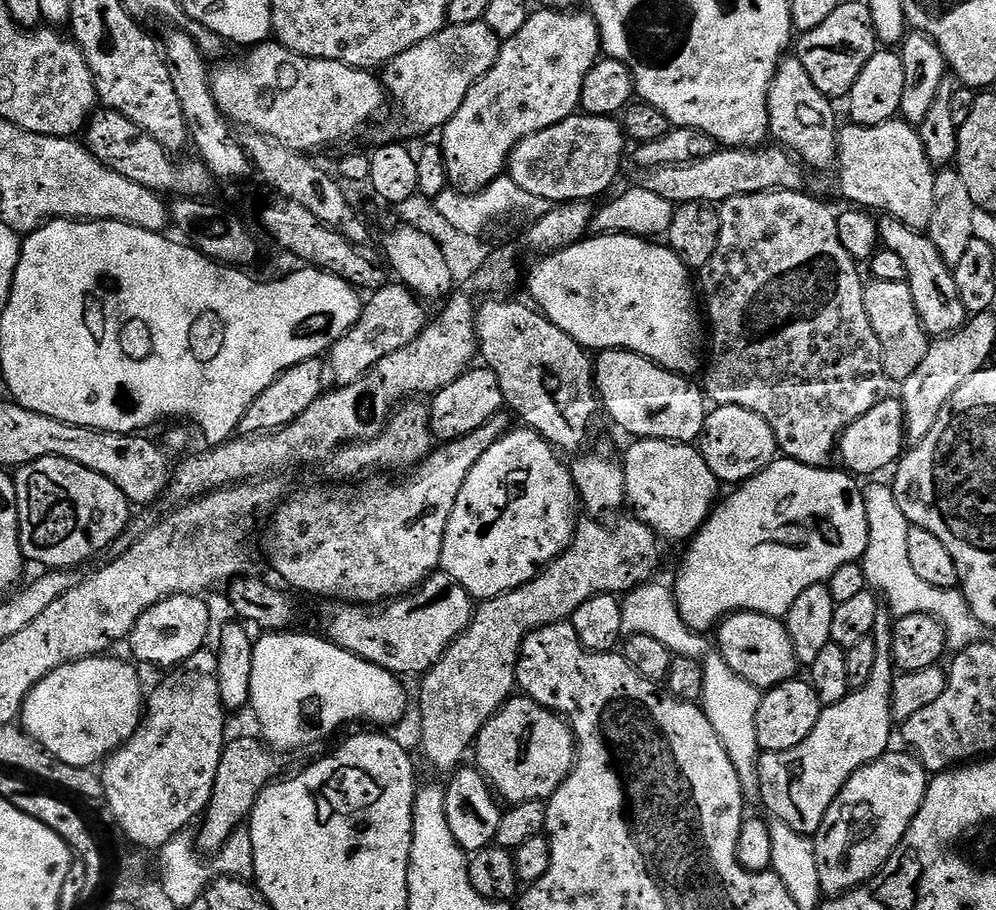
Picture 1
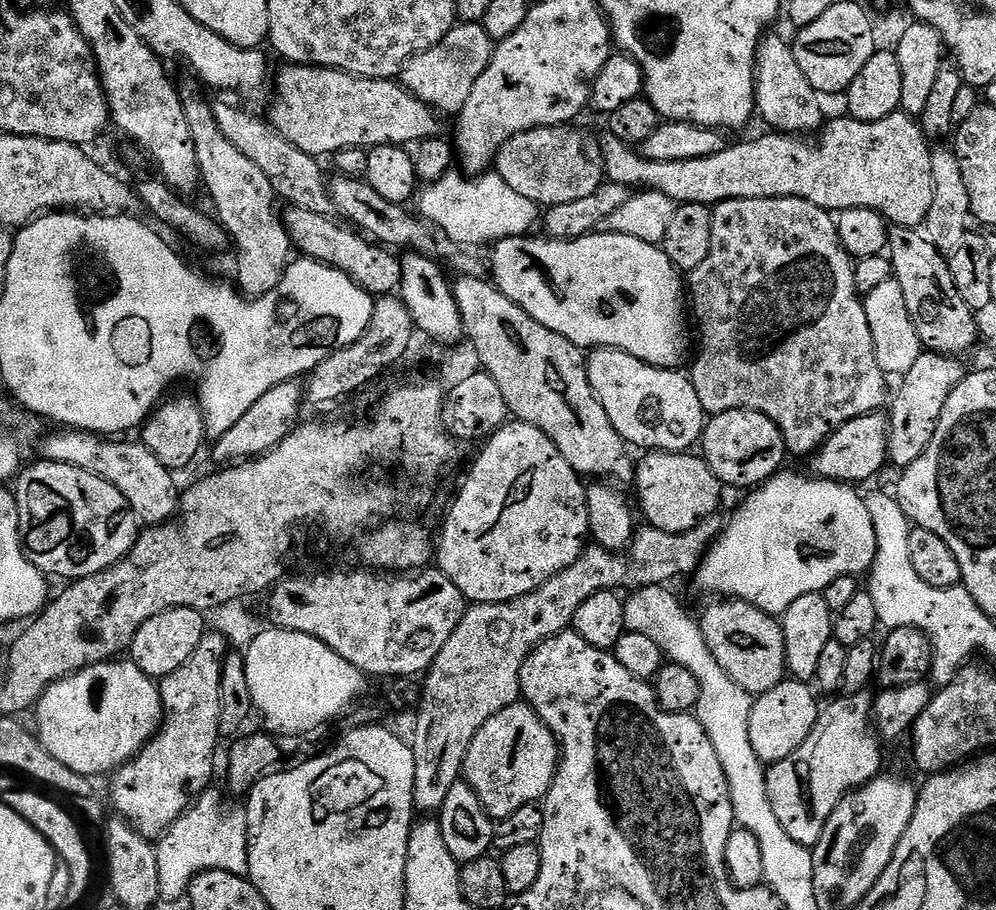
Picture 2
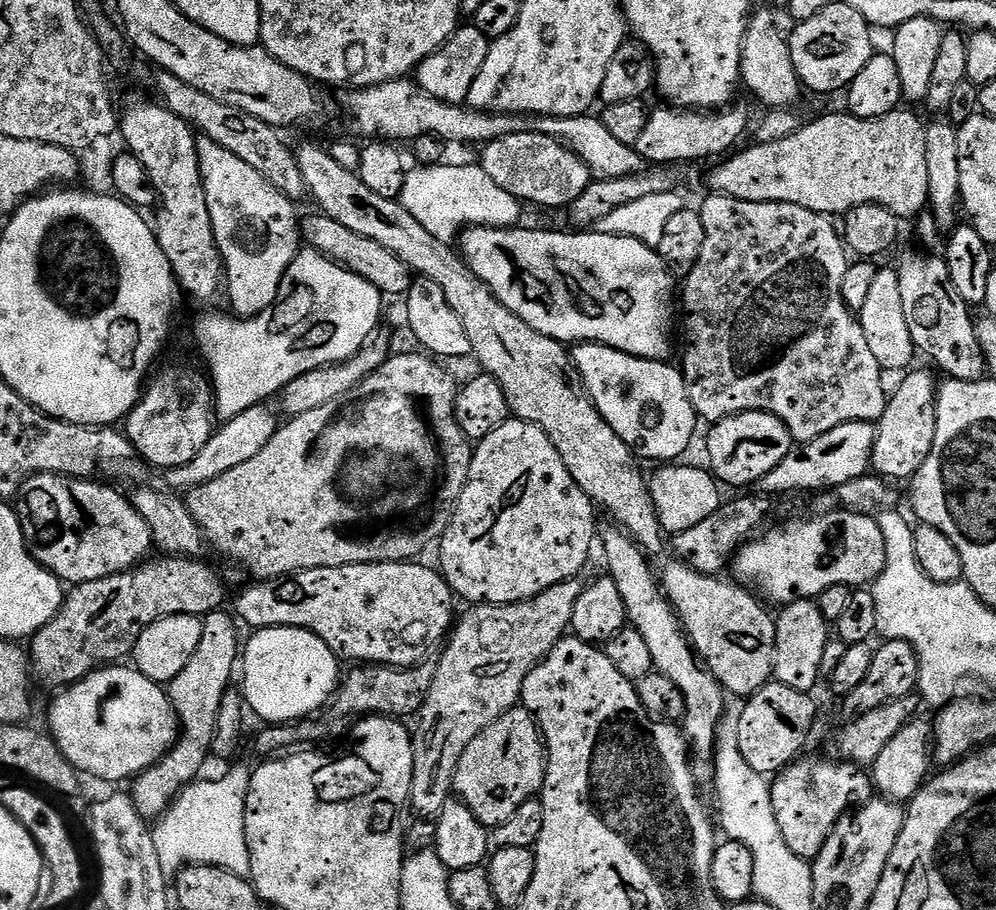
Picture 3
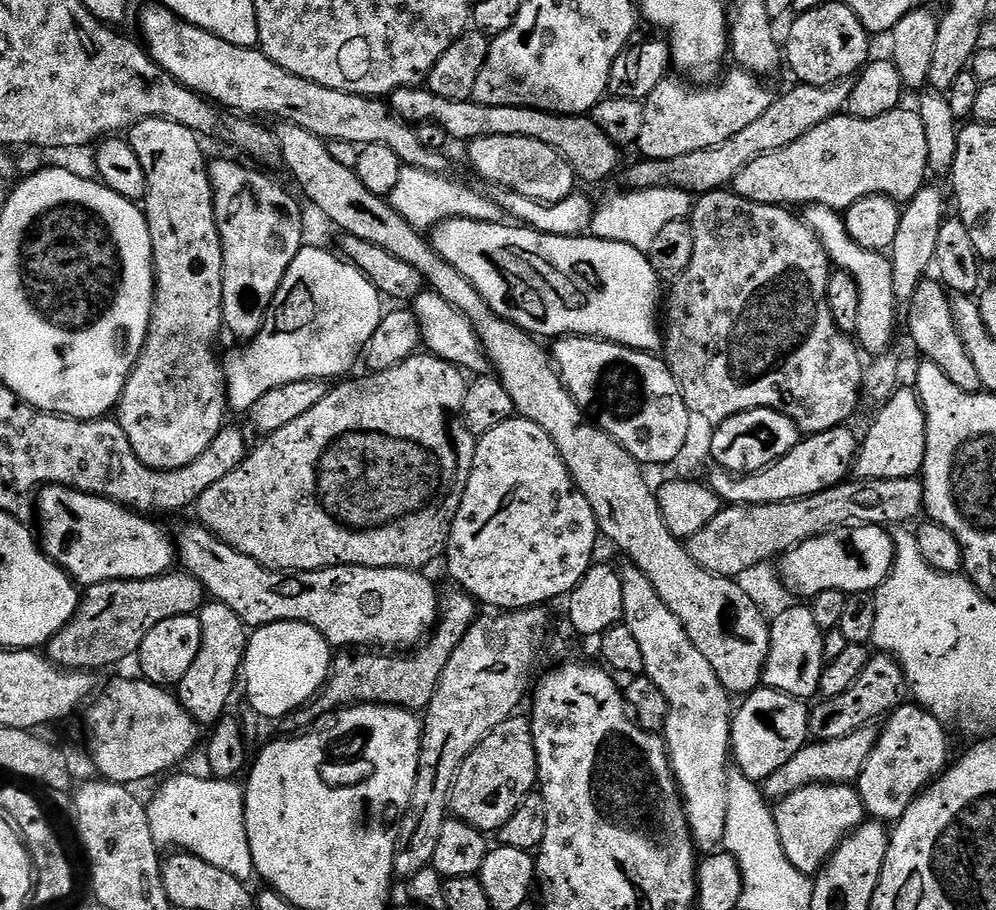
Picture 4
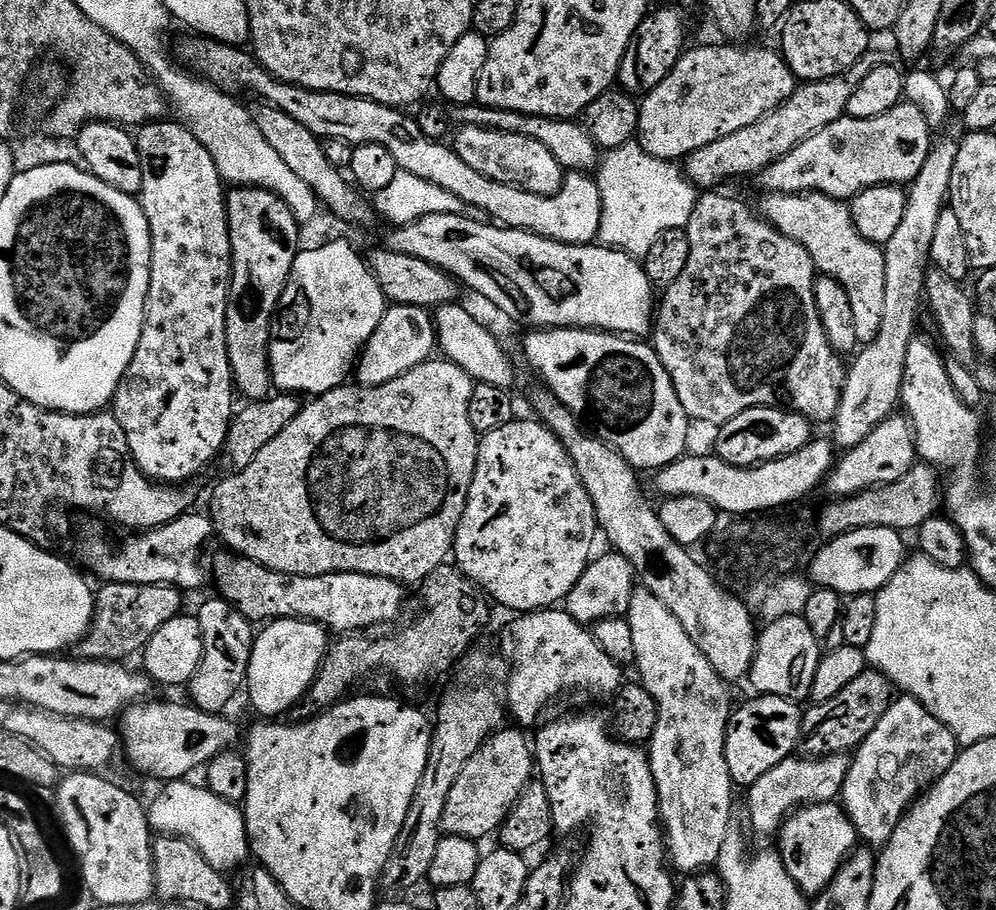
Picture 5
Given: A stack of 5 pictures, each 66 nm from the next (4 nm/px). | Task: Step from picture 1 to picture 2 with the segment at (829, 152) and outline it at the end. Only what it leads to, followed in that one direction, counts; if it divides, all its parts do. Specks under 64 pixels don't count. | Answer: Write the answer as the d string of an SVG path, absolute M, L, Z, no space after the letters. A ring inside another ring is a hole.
M765 35L756 53L756 110L769 129L781 134L816 134L826 123L824 108L820 105L821 93L806 82L798 58L794 58L791 43L780 36Z

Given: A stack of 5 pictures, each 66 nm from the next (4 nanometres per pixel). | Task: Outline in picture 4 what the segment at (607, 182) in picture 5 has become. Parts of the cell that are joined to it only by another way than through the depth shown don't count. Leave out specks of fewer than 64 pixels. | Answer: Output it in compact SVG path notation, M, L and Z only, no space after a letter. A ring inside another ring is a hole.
M647 188L646 190L627 190L612 196L594 212L594 234L599 240L626 242L630 246L647 250L652 247L654 238L662 234L670 222L683 220L691 213L693 197L682 190L673 188Z

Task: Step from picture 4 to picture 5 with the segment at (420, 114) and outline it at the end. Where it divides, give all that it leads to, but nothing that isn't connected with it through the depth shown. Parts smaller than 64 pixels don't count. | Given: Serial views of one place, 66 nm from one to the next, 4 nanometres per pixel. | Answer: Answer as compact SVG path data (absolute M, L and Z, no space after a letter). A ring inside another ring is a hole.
M481 103L453 107L450 116L455 123L457 120L457 125L465 128L478 126L506 134L522 134L526 138L534 138L534 142L542 142L542 146L546 146L546 150L550 150L550 154L554 154L556 161L568 172L591 173L602 159L601 149L597 148L596 143L592 141L590 134L584 129L583 123L577 122L575 119L555 120L549 116L527 116L514 110L487 108L485 104Z

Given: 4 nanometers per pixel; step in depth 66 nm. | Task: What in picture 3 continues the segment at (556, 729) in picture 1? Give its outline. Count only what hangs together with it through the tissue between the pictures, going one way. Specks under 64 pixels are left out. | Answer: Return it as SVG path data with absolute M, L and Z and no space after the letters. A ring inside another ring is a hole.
M522 706L511 708L498 718L462 753L462 762L454 774L455 795L491 830L506 822L522 802L539 797L544 786L548 758L540 727L535 718Z

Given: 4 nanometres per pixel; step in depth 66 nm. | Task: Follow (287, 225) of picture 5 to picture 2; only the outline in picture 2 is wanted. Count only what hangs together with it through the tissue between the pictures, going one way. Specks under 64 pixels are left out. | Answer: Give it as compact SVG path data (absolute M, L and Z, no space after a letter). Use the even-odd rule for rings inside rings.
M189 81L179 85L180 97L186 112L186 122L190 125L190 134L193 135L203 189L207 190L216 207L214 215L224 227L234 252L236 248L235 283L239 291L249 298L265 296L278 286L278 282L282 282L294 252L281 209L276 209L277 194L271 188L270 179L266 178L258 165L227 142L214 118L212 104L202 96L201 85L197 81Z

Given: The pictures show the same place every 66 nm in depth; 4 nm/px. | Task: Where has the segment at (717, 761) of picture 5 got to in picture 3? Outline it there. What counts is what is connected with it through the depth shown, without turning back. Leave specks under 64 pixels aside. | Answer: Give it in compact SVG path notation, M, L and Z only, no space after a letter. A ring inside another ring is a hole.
M607 527L599 529L598 540L601 545L604 543L604 560L608 563L607 575L611 576L618 586L622 602L626 602L628 624L636 628L638 634L642 634L642 638L646 638L650 646L653 669L670 678L670 682L674 682L674 686L682 694L682 731L690 745L691 755L697 761L711 761L716 750L716 731L720 728L720 718L726 707L726 694L690 645L679 616L664 594L657 573L652 573L652 568L648 565L649 557L644 549L623 528Z

